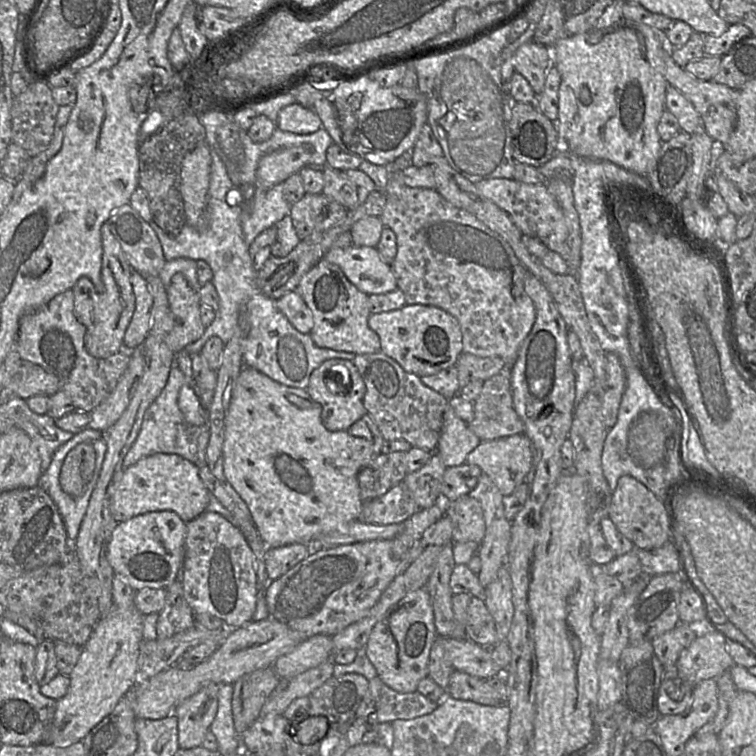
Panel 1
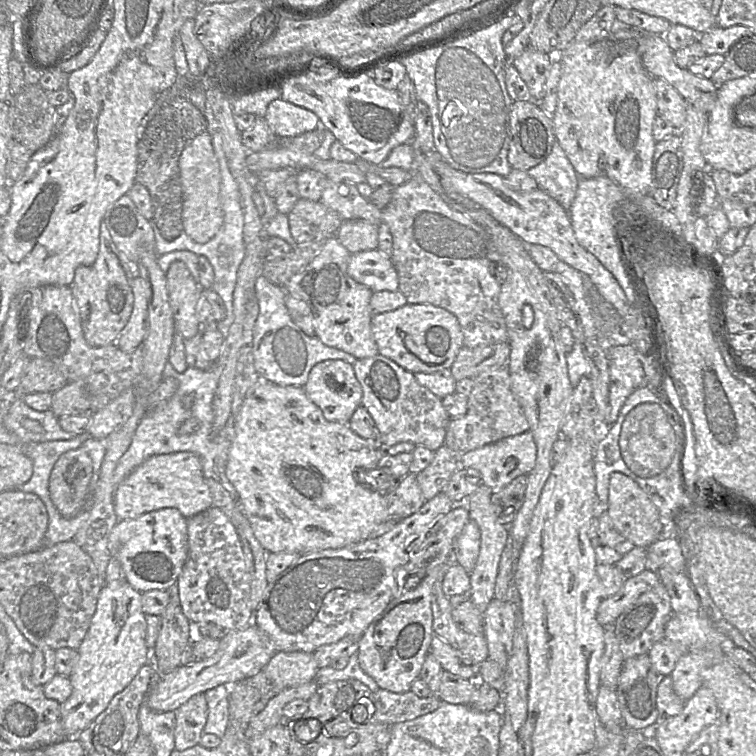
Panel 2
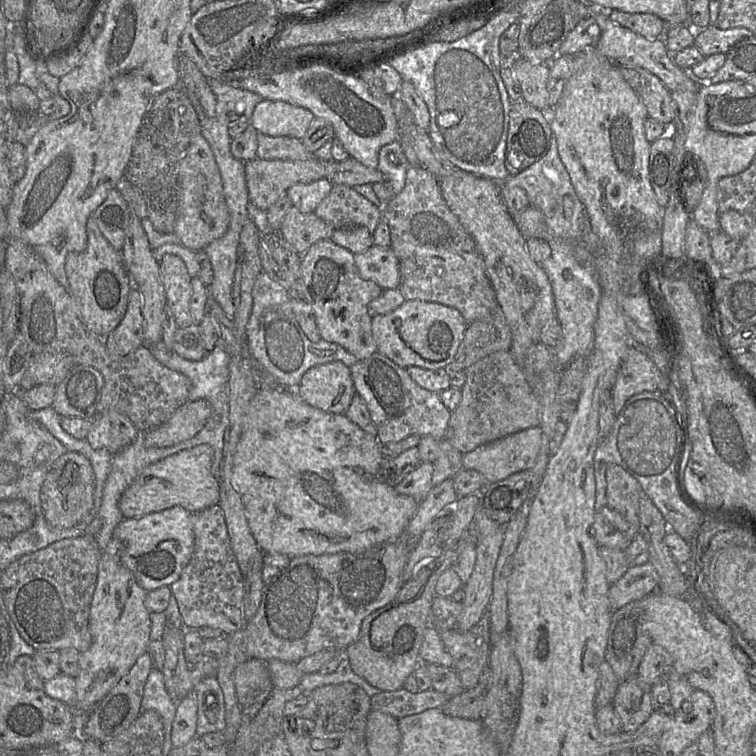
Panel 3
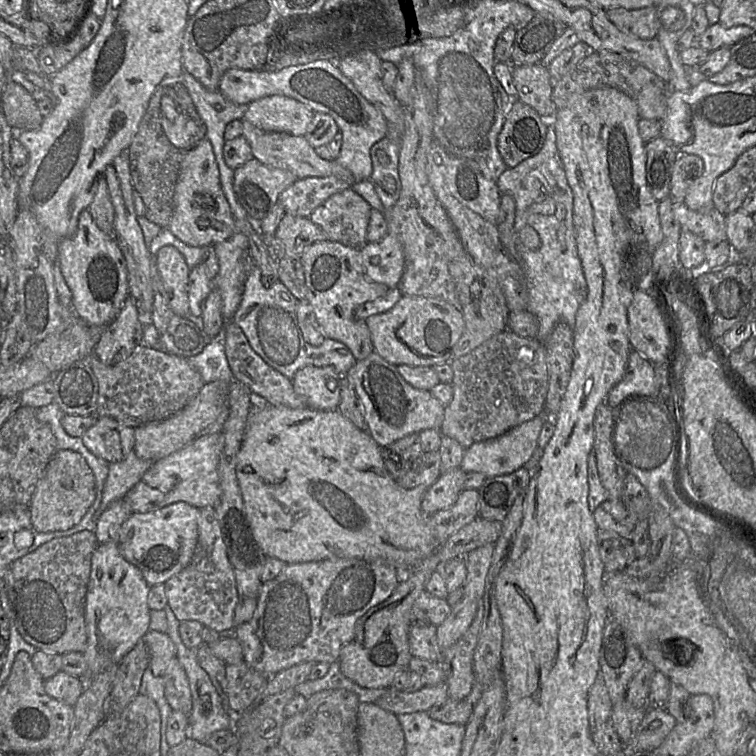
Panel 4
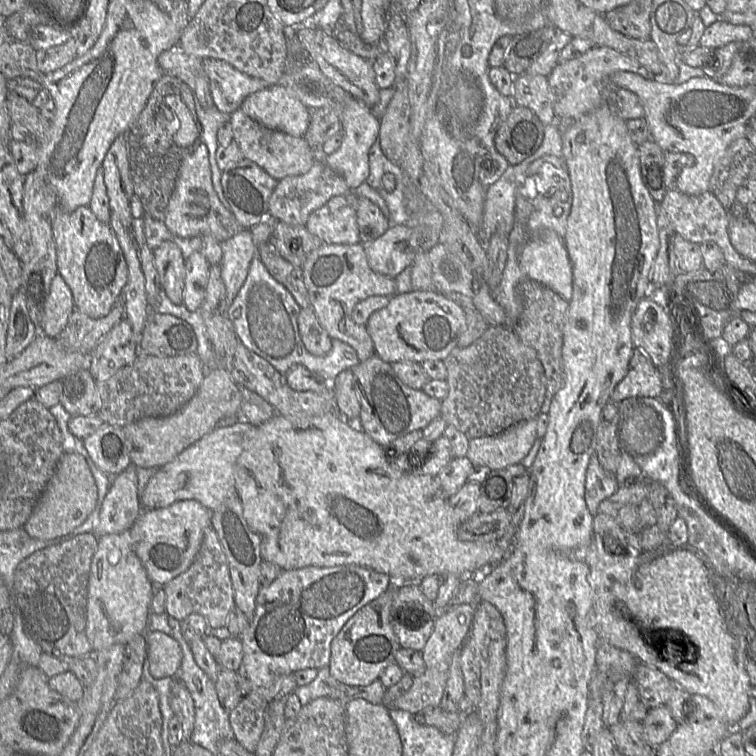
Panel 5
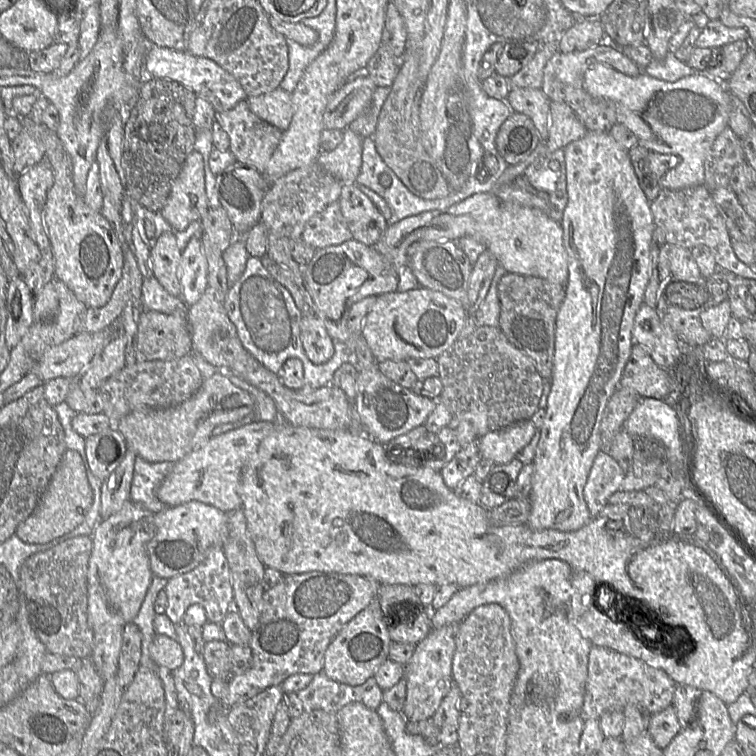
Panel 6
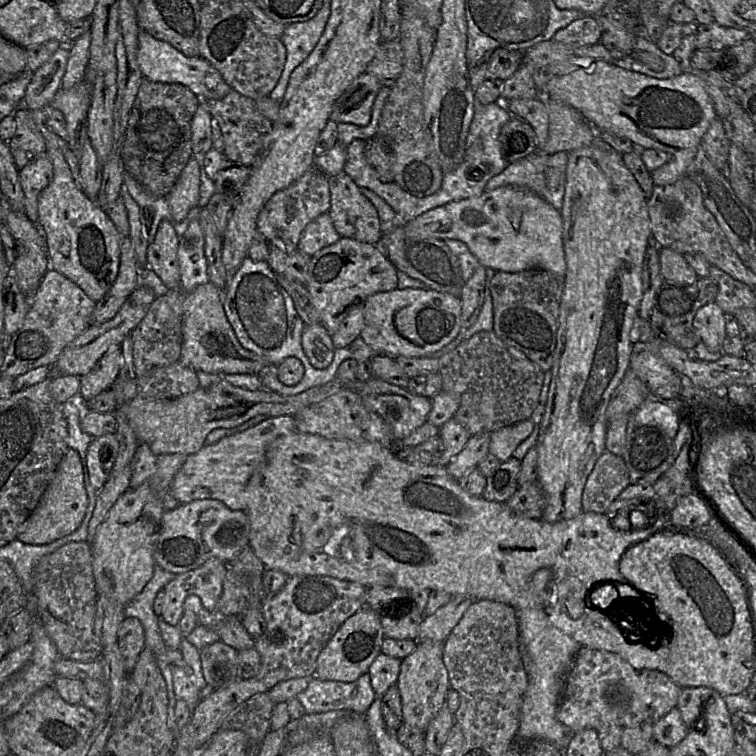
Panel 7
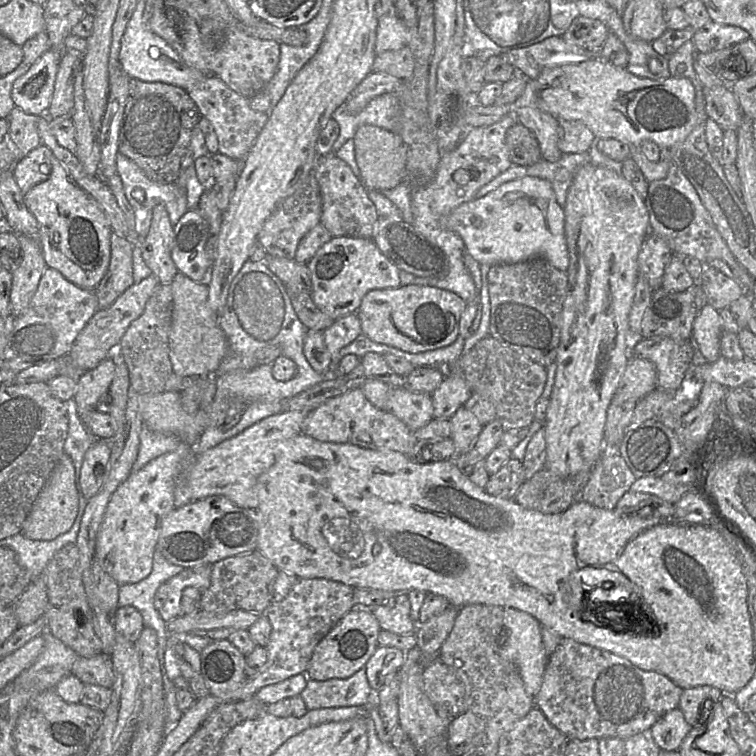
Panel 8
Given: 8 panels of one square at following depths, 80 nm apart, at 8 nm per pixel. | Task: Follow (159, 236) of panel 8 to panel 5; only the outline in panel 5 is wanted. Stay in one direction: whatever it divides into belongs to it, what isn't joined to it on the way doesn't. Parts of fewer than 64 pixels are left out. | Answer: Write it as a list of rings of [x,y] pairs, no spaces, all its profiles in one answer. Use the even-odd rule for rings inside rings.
[[[173,241],[162,242],[153,251],[153,260],[161,287],[170,301],[183,304],[185,290],[185,259]]]

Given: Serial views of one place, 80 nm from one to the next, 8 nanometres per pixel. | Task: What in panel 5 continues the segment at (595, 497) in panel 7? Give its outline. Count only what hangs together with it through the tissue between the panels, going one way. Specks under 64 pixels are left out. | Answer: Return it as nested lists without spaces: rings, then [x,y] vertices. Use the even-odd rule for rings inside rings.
[[[595,451],[590,458],[585,480],[585,502],[593,517],[599,513],[599,504],[612,496],[618,487],[615,473],[606,471],[600,465]]]

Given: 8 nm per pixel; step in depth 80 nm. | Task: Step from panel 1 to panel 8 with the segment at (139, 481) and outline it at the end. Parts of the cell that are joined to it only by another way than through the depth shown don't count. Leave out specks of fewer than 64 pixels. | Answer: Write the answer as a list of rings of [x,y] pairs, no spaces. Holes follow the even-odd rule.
[[[282,411],[269,416],[240,434],[196,455],[188,473],[188,483],[194,501],[213,495],[227,497],[237,506],[256,509],[258,506],[255,485],[257,479],[272,467],[276,448],[283,441],[301,434],[302,425],[309,412]]]

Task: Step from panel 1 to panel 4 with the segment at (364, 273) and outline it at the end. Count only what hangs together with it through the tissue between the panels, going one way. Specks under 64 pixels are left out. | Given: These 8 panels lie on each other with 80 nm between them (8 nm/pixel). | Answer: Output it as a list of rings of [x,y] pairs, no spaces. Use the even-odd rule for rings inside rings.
[[[387,233],[380,241],[365,243],[360,249],[366,277],[389,289],[398,288],[405,268],[403,246],[399,239]]]

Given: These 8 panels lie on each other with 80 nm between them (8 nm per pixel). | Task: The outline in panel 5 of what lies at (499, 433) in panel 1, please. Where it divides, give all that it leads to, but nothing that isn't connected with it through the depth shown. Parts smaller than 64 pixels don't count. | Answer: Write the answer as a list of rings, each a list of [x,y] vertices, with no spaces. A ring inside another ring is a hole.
[[[490,325],[471,345],[455,347],[443,362],[449,390],[441,400],[441,416],[469,439],[494,436],[541,413],[546,394],[542,363],[512,328]]]

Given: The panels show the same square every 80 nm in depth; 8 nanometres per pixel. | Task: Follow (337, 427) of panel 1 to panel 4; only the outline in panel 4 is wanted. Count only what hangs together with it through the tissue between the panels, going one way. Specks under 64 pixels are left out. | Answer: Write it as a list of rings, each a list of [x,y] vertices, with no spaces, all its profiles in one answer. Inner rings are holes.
[[[306,366],[295,373],[291,382],[295,392],[306,400],[308,407],[321,411],[330,411],[338,410],[342,379],[343,375],[337,373],[332,366]]]

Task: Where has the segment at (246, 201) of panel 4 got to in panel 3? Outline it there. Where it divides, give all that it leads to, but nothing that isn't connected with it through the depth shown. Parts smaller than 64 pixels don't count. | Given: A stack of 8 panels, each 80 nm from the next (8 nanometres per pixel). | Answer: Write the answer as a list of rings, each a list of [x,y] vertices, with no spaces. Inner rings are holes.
[[[257,157],[244,162],[245,178],[249,202],[257,208],[267,211],[288,188],[296,183],[308,183],[318,179],[328,179],[337,169],[337,163],[310,159],[305,161],[292,160],[263,160]]]

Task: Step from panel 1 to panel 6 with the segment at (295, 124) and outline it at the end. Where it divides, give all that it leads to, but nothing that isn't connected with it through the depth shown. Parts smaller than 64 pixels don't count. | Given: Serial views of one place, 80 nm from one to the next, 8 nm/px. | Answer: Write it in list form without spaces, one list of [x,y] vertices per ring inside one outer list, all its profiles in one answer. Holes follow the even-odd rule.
[[[281,89],[246,98],[249,109],[259,118],[281,131],[288,129],[293,117],[291,93]]]

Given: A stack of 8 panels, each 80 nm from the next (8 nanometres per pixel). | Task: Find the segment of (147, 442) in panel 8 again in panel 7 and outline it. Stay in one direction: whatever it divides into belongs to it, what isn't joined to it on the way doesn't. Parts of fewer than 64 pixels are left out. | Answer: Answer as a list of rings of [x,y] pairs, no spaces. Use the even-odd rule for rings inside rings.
[[[140,443],[133,461],[129,488],[135,489],[150,482],[165,510],[173,510],[177,501],[170,492],[171,484],[186,459],[187,455],[180,453],[155,455],[146,443]]]

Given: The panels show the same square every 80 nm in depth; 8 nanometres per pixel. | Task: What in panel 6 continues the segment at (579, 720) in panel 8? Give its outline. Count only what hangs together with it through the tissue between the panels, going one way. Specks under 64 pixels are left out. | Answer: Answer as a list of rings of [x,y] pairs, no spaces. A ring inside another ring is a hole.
[[[593,646],[589,652],[588,674],[585,683],[581,718],[599,719],[606,711],[624,711],[627,705],[636,704],[651,715],[672,706],[677,684],[663,670],[651,667],[645,662],[620,654],[611,649]]]

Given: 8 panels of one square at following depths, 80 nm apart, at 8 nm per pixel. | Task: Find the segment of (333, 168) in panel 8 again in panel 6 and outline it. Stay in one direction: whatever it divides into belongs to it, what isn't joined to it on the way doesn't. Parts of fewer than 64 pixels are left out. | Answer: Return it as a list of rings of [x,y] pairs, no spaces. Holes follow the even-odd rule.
[[[356,183],[343,184],[338,202],[352,239],[375,246],[389,223],[374,203],[359,190]]]

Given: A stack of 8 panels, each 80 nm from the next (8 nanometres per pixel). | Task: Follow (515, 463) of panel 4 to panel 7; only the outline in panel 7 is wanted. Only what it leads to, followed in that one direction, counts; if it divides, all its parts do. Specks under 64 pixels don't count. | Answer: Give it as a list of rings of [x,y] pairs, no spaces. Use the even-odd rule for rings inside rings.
[[[529,418],[490,432],[489,453],[501,462],[510,459],[516,448],[530,436],[534,427],[534,422]]]

